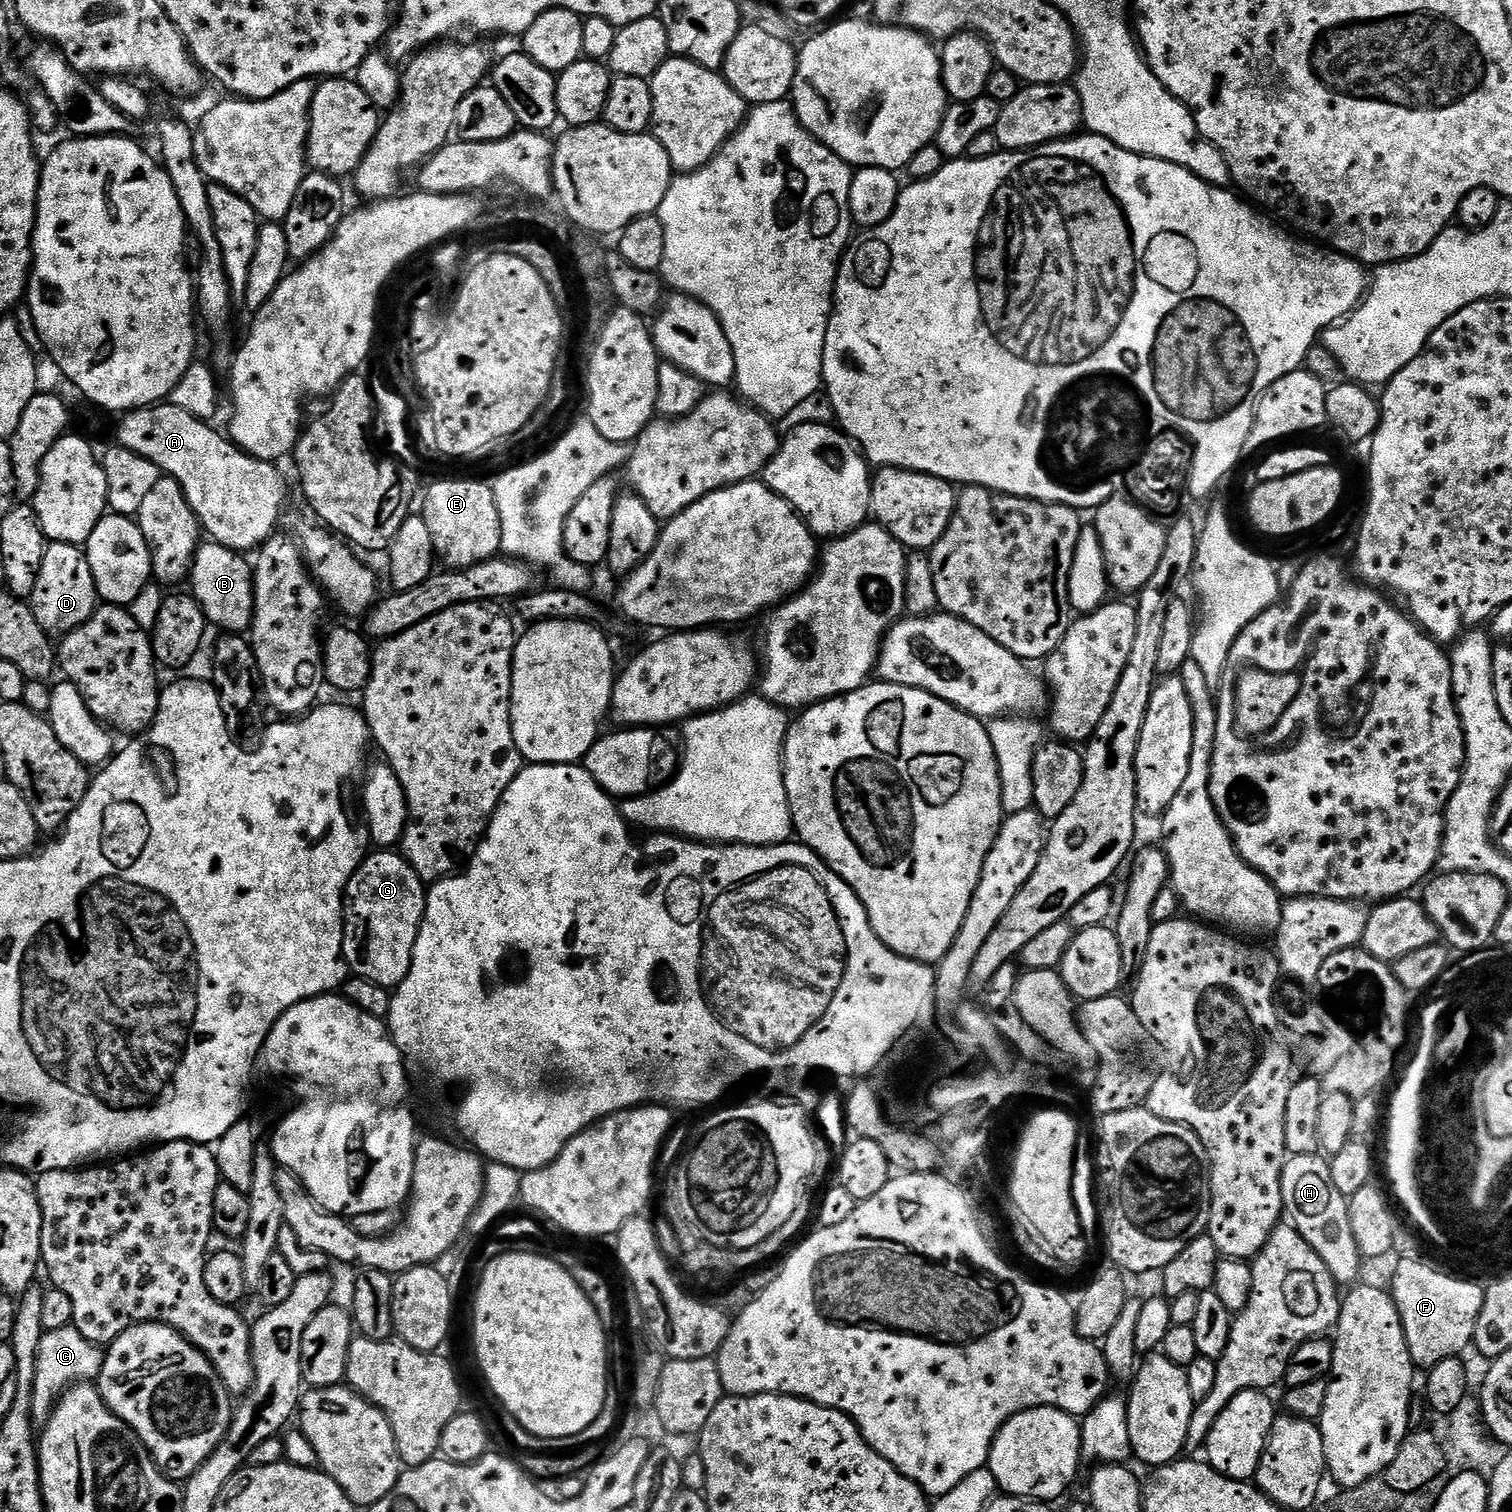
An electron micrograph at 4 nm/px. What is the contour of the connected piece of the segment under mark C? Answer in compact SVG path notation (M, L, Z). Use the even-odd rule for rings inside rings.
M75 1326L45 1332L38 1346L38 1368L34 1370L33 1421L40 1426L47 1424L52 1409L72 1385L95 1381L104 1365L104 1354L101 1345L91 1344Z

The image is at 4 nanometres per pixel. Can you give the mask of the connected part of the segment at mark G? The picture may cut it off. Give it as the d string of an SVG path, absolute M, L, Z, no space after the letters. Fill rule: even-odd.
M376 850L371 854L364 857L364 861L360 863L360 869L358 869L354 875L350 878L348 888L344 891L344 961L348 964L349 973L353 977L360 977L370 981L370 983L377 984L380 987L387 988L389 990L395 990L399 988L400 983L406 978L406 974L410 970L412 965L412 955L414 954L414 942L418 938L420 933L420 927L424 921L424 907L428 901L426 895L425 881L421 880L420 876L415 872L403 855L396 850Z

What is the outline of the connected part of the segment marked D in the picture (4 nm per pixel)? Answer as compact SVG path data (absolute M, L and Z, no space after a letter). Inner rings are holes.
M55 542L45 547L42 566L38 570L38 582L34 582L30 603L34 618L38 618L38 626L42 626L42 630L53 638L67 636L94 615L98 597L90 562L83 547Z

